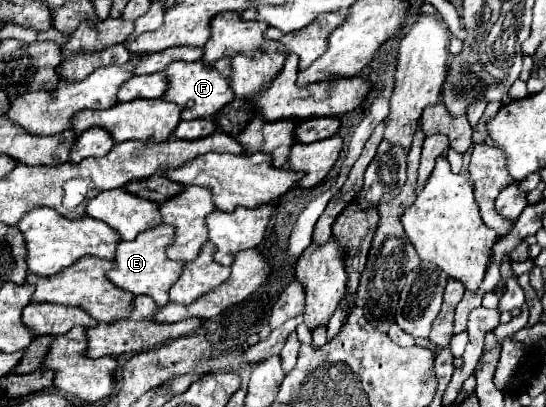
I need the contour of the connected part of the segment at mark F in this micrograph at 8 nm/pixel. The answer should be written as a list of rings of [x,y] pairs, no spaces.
[[[224,58],[216,64],[204,64],[204,62],[174,62],[168,64],[164,74],[168,80],[164,100],[174,102],[182,108],[180,118],[182,120],[194,120],[194,118],[212,118],[224,104],[234,100],[234,92],[228,84],[228,72],[230,70],[230,58]]]

